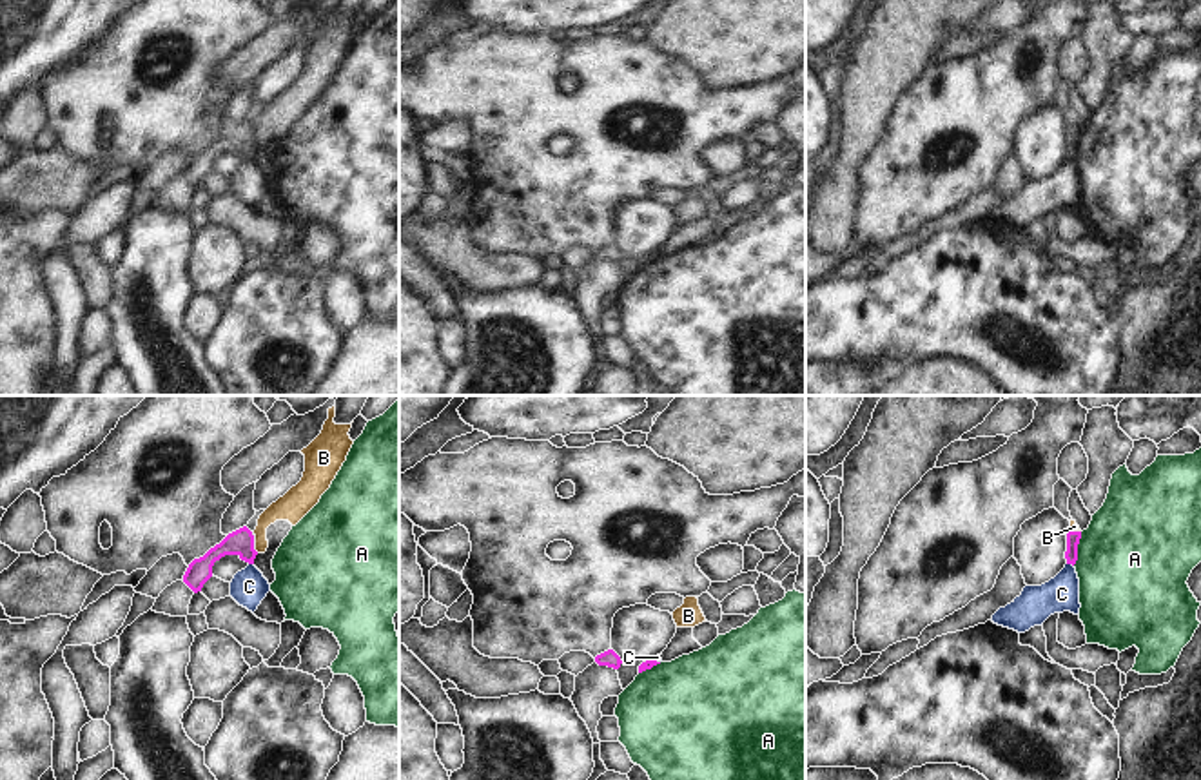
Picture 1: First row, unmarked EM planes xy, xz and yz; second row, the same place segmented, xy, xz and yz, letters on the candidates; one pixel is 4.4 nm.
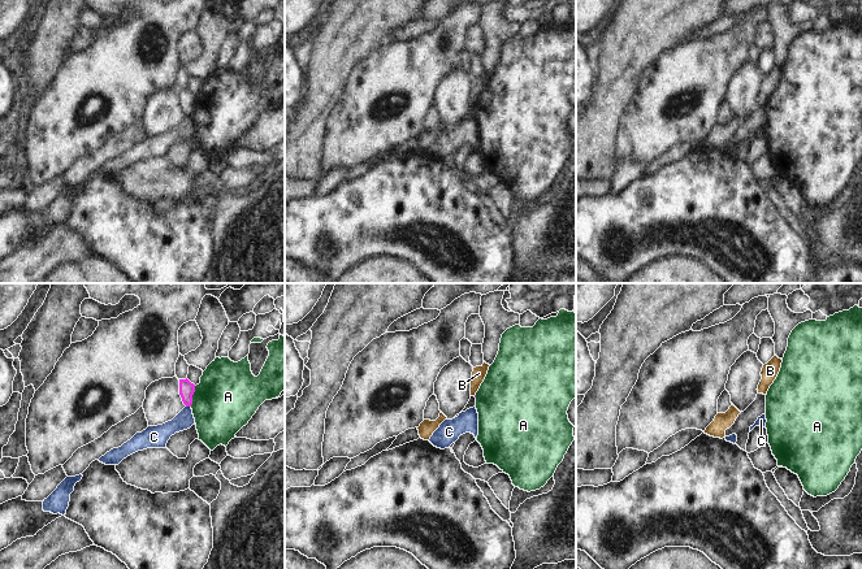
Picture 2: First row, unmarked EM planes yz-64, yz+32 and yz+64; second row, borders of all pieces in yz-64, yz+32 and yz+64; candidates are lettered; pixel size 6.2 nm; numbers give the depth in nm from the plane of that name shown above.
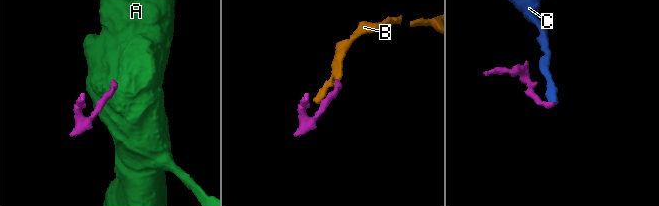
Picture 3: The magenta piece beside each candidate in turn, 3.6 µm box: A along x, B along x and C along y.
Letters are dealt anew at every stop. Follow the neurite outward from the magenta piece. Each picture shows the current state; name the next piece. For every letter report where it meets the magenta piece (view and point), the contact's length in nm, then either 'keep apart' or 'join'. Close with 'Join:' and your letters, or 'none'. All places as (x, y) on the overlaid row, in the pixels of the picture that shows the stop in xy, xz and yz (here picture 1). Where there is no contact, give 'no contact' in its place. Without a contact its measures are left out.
A: yz (1076, 548) | 160 nm | keep apart
B: yz (1074, 532) | 60 nm | keep apart
C: yz (1071, 563) | 40 nm | keep apart
Join: none

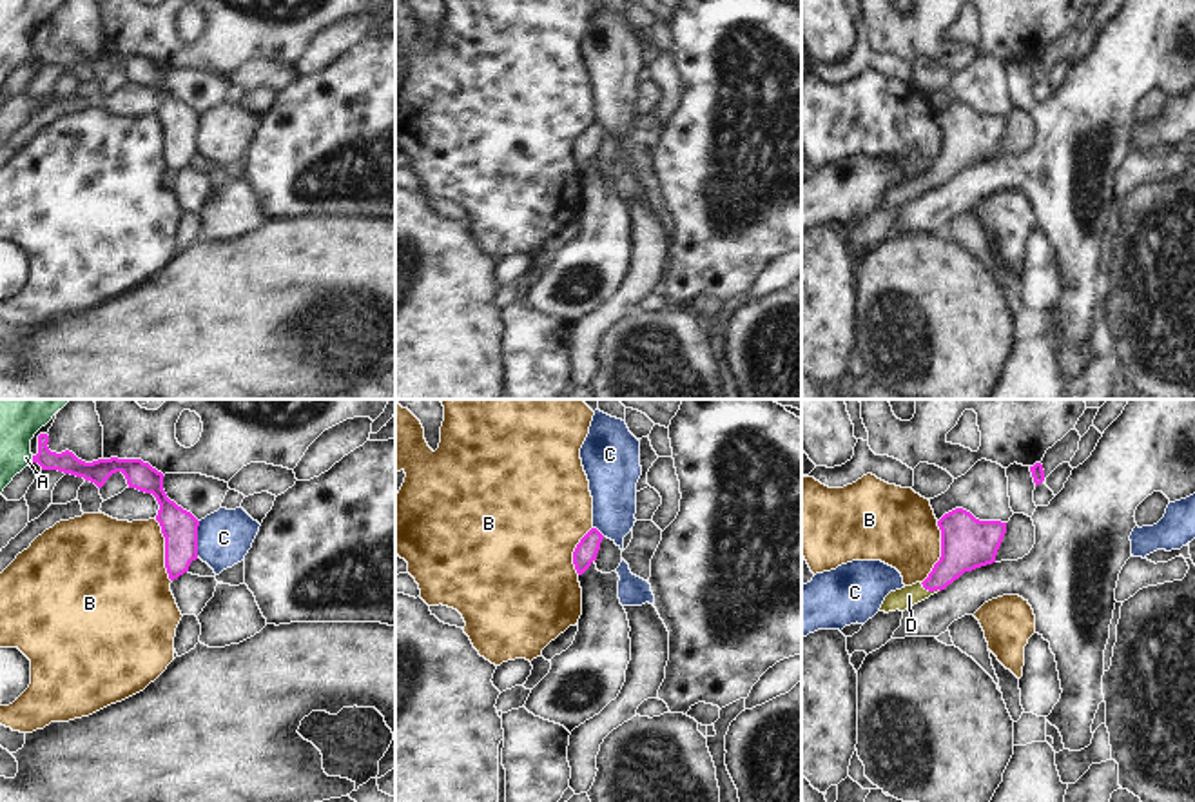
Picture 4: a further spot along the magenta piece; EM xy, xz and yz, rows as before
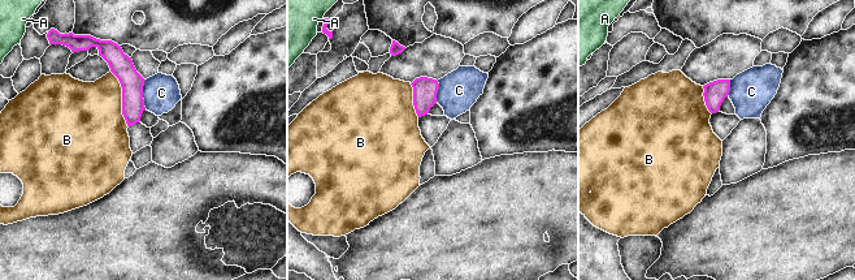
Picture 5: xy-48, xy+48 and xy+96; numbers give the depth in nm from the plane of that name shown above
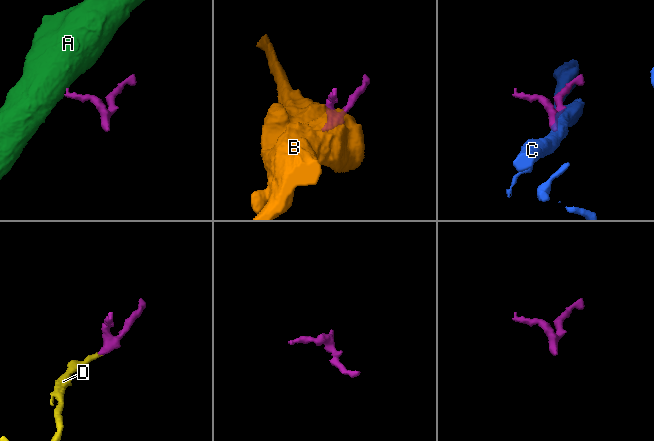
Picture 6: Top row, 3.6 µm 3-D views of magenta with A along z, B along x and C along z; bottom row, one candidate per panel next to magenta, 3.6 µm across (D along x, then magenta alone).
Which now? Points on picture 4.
A: xy (33, 459) | 30 nm | keep apart
B: xy (165, 550) | 280 nm | keep apart
C: xy (196, 539) | 160 nm | keep apart
D: yz (931, 590) | 100 nm | join
Join: D

